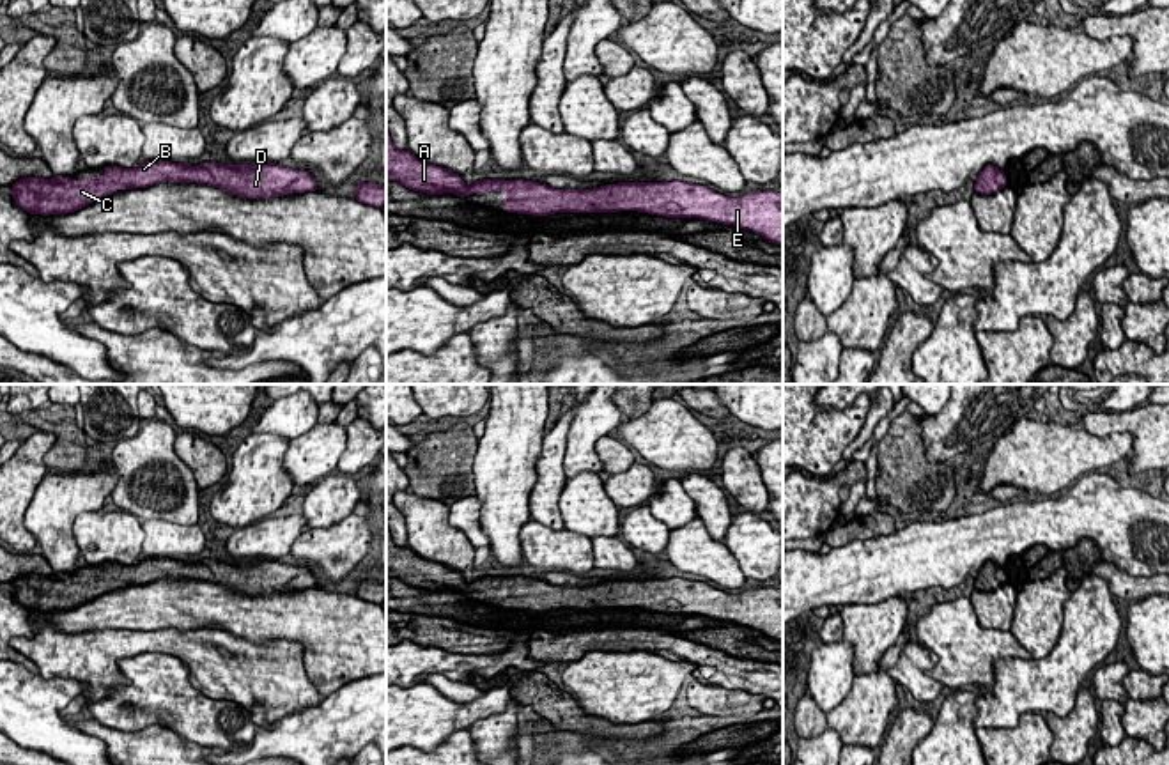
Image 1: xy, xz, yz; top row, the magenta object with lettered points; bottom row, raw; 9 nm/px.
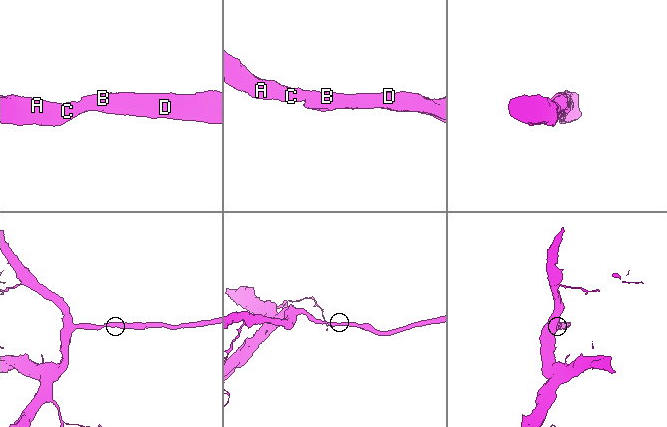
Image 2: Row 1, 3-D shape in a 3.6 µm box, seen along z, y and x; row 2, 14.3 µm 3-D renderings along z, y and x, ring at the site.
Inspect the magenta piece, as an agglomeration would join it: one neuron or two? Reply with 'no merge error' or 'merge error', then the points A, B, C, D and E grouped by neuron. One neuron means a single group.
no merge error; A B C D E

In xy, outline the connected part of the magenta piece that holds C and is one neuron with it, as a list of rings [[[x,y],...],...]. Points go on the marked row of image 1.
[[[140,161],[135,168],[108,166],[103,175],[74,181],[25,177],[16,181],[12,200],[28,214],[67,214],[81,209],[115,189],[147,188],[158,182],[197,182],[221,188],[243,198],[271,198],[317,191],[312,172],[283,168],[276,163],[230,165],[170,161]]]

